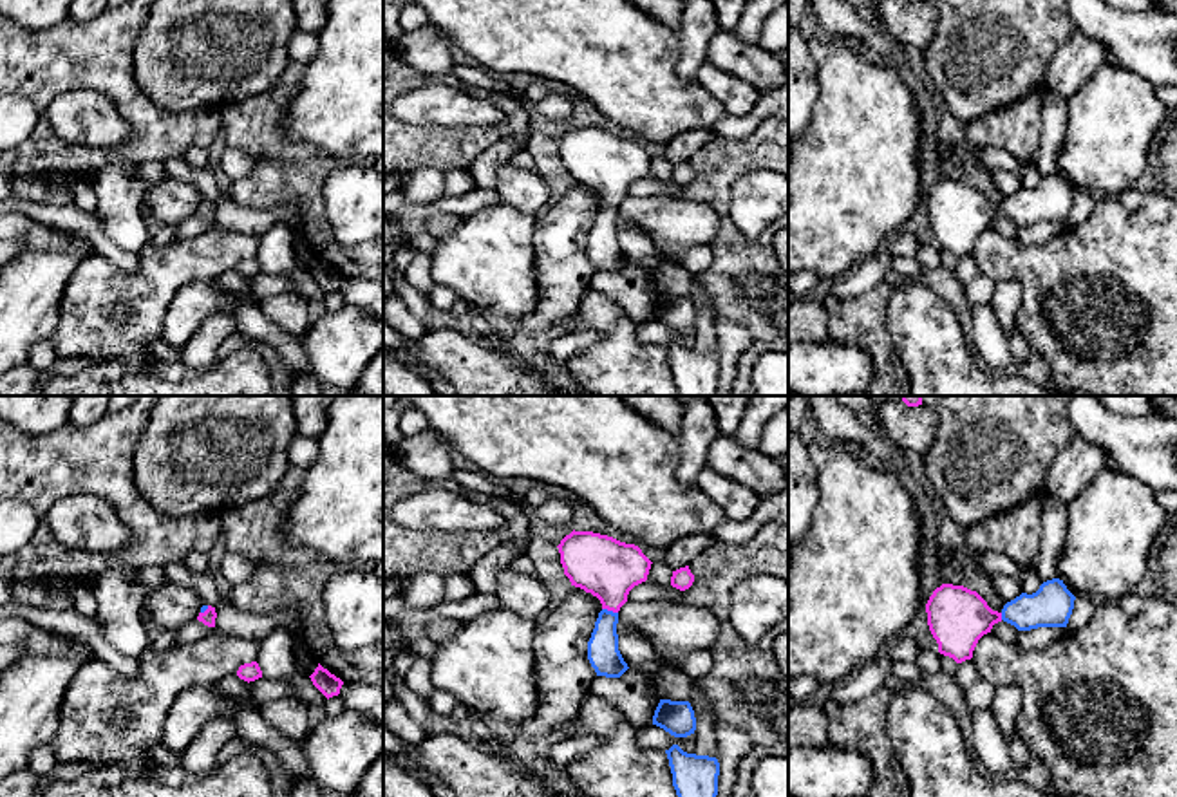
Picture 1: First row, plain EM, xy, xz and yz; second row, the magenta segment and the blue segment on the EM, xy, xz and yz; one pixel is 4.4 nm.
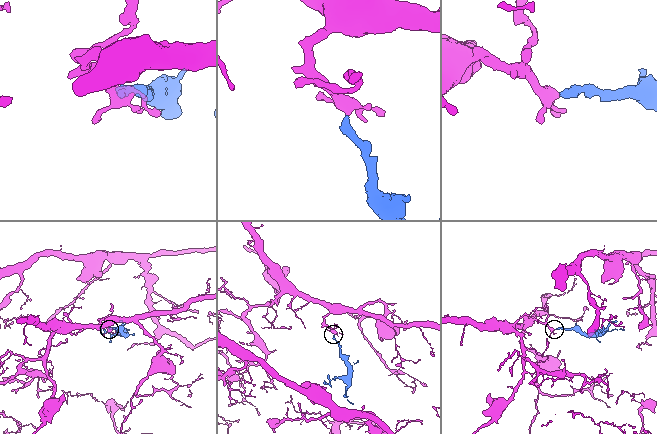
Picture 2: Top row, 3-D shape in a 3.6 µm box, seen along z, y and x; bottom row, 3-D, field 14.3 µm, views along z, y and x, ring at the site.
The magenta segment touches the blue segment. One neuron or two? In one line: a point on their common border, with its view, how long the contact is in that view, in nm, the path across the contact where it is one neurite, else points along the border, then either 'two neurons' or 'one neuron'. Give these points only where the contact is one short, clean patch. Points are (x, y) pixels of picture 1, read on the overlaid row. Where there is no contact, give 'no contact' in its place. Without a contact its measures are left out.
contact xz (610, 609); length 80 nm; way xz (599, 564), (610, 575), (610, 609), (602, 649); one neuron

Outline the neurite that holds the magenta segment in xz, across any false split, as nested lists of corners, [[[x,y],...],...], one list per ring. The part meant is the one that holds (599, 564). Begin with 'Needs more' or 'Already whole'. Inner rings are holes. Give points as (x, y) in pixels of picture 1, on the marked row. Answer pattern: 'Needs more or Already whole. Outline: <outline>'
Needs more. Outline: [[[573,530],[557,548],[571,586],[602,604],[588,642],[588,660],[597,676],[620,678],[629,667],[618,651],[618,611],[629,591],[647,580],[653,562],[638,546],[593,531]]]

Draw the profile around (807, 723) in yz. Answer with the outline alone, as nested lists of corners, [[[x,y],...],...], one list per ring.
[[[810,701],[788,705],[788,752],[794,748],[828,745],[828,717],[824,707]]]

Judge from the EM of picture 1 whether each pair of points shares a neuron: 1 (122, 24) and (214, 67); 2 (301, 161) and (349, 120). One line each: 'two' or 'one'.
1: two
2: two

